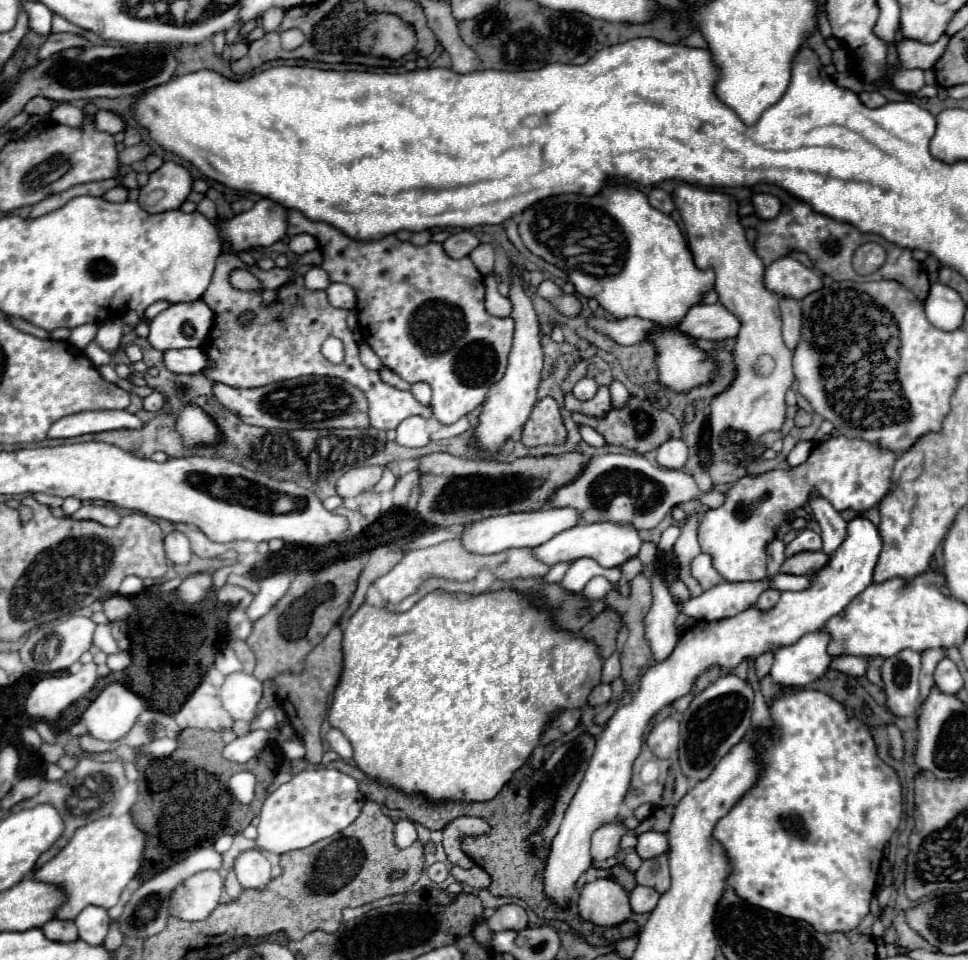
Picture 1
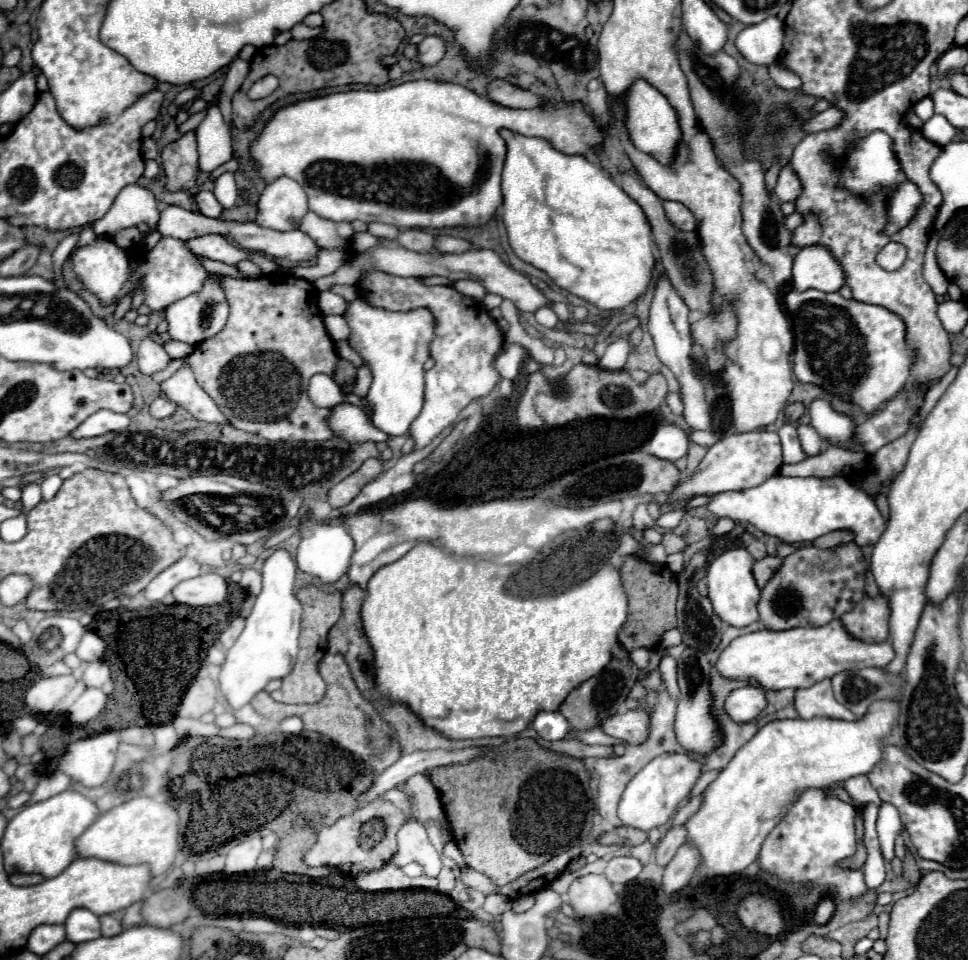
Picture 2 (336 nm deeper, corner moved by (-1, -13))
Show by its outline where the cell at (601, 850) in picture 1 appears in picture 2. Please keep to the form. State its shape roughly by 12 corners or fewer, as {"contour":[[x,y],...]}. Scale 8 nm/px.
{"contour":[[652,760],[626,786],[622,826],[664,826],[688,798],[700,762]]}

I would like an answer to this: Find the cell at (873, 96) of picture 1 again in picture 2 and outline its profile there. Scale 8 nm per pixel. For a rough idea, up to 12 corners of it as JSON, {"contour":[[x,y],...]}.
{"contour":[[836,106],[804,122],[808,132],[834,130],[846,118]]}

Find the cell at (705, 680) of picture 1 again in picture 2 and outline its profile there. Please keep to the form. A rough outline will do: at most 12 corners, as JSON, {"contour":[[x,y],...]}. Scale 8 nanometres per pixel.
{"contour":[[675,533],[664,534],[666,551],[679,551],[686,542]]}

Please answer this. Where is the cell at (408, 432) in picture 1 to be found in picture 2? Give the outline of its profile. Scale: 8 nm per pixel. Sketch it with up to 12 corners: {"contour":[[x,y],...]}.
{"contour":[[356,298],[350,346],[374,374],[372,424],[410,434],[424,404],[432,312]]}

